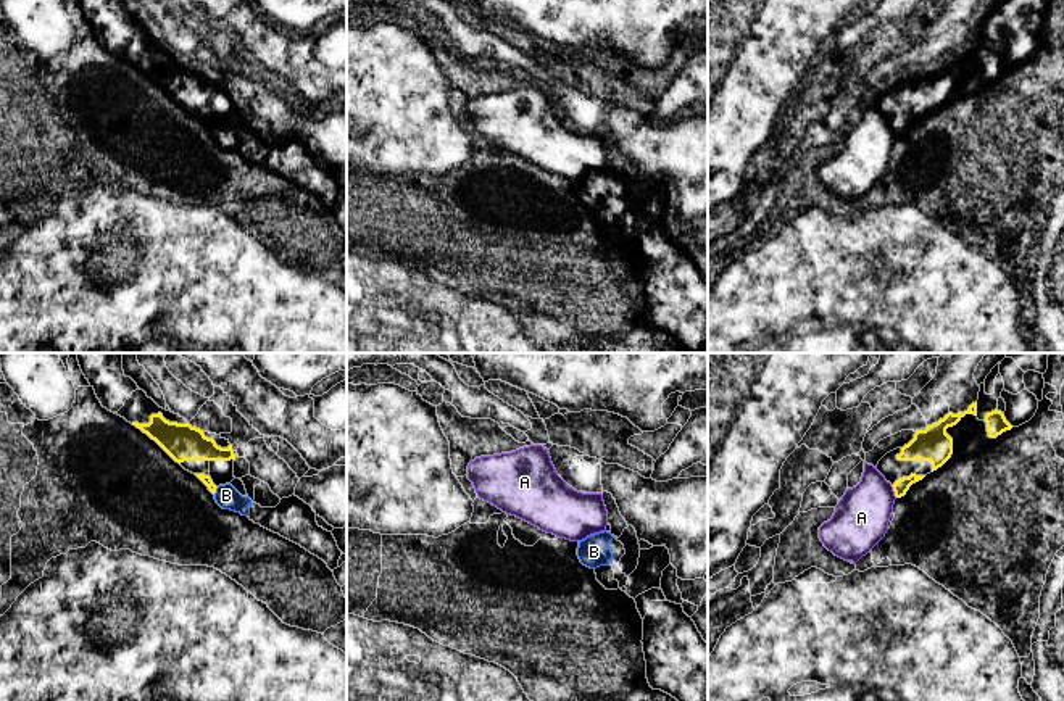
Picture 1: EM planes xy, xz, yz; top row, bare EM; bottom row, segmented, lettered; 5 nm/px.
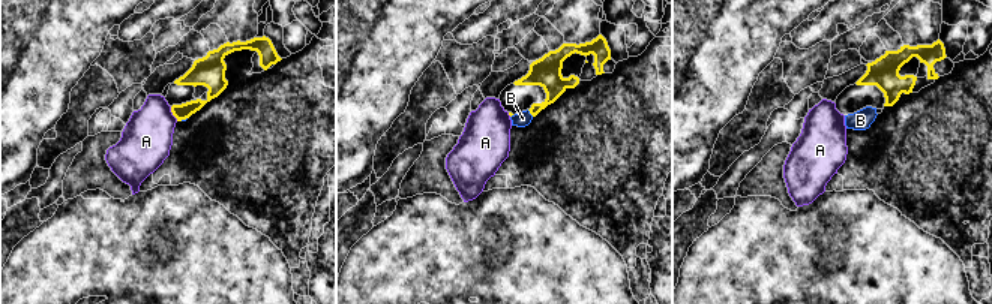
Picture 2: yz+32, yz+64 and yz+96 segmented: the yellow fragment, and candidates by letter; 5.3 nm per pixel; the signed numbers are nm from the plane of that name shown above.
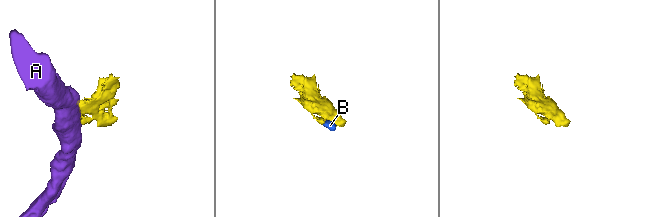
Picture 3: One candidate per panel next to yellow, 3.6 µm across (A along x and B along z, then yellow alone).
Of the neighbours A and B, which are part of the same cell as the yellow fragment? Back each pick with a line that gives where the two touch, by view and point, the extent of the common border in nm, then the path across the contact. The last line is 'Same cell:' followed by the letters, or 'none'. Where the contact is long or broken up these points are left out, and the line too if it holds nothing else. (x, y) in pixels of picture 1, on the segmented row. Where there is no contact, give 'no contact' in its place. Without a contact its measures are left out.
B: xy (215, 490) | 50 nm
Same cell: B

